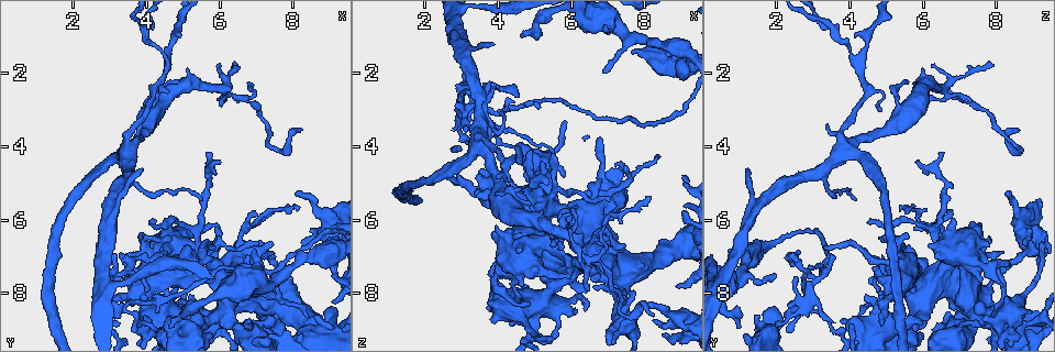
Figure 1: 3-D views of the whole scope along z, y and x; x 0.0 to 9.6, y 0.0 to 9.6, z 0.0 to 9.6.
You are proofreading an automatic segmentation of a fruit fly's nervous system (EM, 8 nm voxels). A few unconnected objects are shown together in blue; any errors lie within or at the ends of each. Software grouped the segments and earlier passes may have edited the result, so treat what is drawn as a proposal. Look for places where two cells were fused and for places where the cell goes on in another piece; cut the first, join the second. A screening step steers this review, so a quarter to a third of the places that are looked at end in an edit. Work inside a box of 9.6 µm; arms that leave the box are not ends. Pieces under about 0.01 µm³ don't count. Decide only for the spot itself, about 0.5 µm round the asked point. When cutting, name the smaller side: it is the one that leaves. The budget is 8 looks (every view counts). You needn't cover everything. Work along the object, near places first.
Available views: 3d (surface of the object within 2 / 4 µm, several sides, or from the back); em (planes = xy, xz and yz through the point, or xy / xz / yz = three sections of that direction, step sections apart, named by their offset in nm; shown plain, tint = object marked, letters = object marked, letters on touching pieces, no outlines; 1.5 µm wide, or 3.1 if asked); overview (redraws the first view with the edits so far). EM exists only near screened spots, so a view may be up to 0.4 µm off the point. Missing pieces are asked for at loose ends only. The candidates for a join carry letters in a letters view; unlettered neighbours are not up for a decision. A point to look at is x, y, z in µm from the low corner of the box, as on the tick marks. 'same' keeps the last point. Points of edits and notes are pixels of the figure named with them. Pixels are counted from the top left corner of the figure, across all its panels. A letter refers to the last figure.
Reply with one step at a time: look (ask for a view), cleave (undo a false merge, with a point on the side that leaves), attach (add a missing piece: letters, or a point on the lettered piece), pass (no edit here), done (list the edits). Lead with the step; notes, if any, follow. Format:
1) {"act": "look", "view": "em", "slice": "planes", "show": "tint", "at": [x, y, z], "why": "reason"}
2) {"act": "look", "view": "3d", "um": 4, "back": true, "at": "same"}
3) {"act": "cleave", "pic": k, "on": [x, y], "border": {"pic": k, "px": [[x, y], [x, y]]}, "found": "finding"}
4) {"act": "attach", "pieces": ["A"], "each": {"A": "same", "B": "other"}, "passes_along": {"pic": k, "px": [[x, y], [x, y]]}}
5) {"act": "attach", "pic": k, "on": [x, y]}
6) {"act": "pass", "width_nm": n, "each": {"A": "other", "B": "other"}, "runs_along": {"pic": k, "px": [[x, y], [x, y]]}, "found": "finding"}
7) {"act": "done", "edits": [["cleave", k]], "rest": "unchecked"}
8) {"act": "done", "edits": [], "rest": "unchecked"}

{"act": "look", "view": "3d", "um": 2, "at": [6.45, 1.75, 7.90], "why": "free end"}

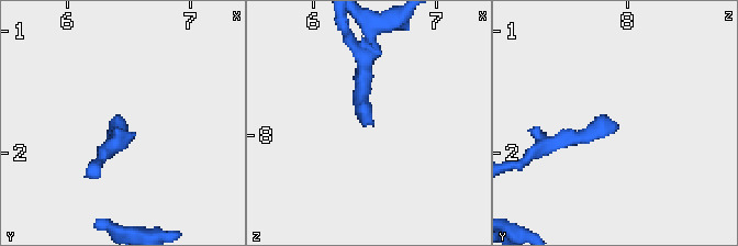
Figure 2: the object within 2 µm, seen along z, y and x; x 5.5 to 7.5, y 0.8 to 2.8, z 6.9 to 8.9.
{"act": "look", "view": "em", "slice": "xz", "step": 8, "show": "tint", "at": [6.48, 1.78, 7.90], "why": "need the tissue"}

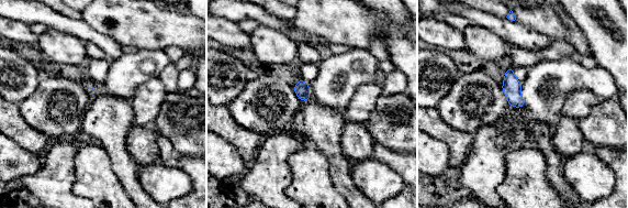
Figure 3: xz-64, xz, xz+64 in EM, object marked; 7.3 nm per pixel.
{"act": "look", "view": "em", "slice": "planes", "show": "letters", "at": "same", "why": "cut it another way"}

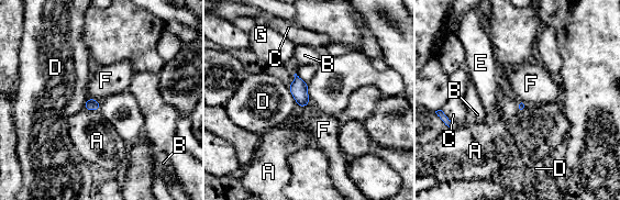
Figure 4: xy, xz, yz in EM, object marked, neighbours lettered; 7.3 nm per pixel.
{"act": "pass", "each": {"A": "other", "B": "other", "C": "other", "D": "other", "E": "other", "F": "other", "G": "other"}, "border": {"pic": 4, "px": [[309, 103], [299, 108]]}, "found": "none of them fits"}

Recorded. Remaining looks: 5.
{"act": "look", "view": "em", "slice": "planes", "show": "plain", "at": [5.75, 4.20, 6.55], "why": "thin end"}

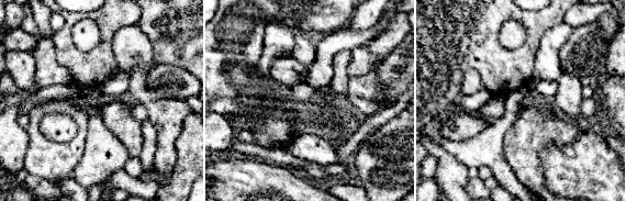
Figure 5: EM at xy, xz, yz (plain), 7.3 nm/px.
{"act": "look", "view": "em", "slice": "planes", "show": "letters", "at": "same", "why": "what lies round it"}

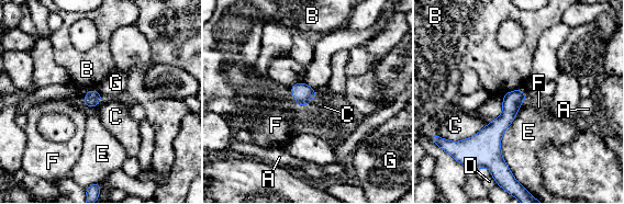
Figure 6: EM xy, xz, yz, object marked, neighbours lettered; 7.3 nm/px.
{"act": "pass", "each": {"A": "other", "B": "other", "C": "other", "D": "other", "E": "other", "F": "other", "G": "other"}, "runs_along": {"pic": 6, "px": [[520, 92], [494, 129], [496, 160]]}, "found": "none of them fits"}

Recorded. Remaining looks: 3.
{"act": "look", "view": "3d", "um": 4, "at": [7.55, 4.15, 8.65], "why": "abrupt turn"}

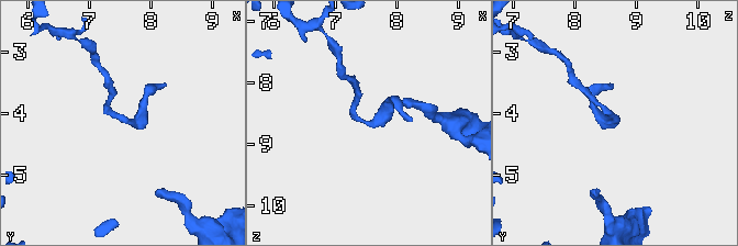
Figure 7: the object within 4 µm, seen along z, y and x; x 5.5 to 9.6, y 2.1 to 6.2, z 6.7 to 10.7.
{"act": "look", "view": "em", "slice": "planes", "show": "tint", "at": [7.60, 4.15, 8.65], "why": "need the tissue"}

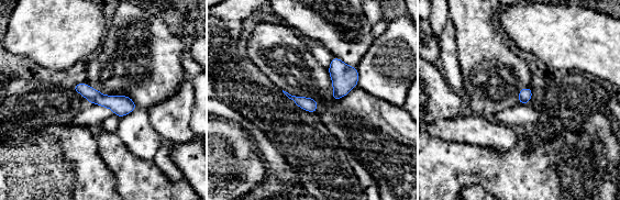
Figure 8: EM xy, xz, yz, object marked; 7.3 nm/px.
{"act": "look", "view": "em", "slice": "planes", "show": "letters", "at": "same"}

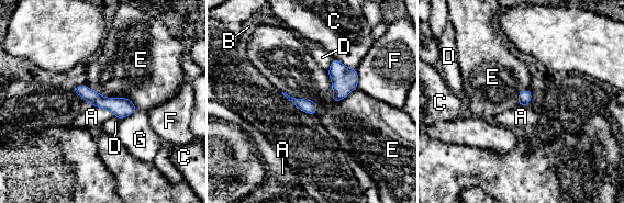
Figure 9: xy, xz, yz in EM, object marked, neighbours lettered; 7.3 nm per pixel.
{"act": "pass", "each": {"A": "other", "B": "other", "C": "other", "D": "other", "E": "other", "F": "other", "G": "other"}, "runs_along": {"pic": 9, "px": [[77, 89], [99, 101], [132, 108]]}, "found": "one cell here"}

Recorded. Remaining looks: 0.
{"act": "done", "edits": [], "rest": "unchecked"}

